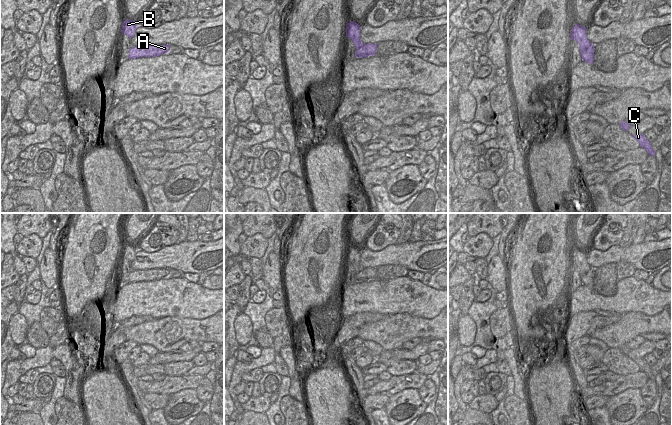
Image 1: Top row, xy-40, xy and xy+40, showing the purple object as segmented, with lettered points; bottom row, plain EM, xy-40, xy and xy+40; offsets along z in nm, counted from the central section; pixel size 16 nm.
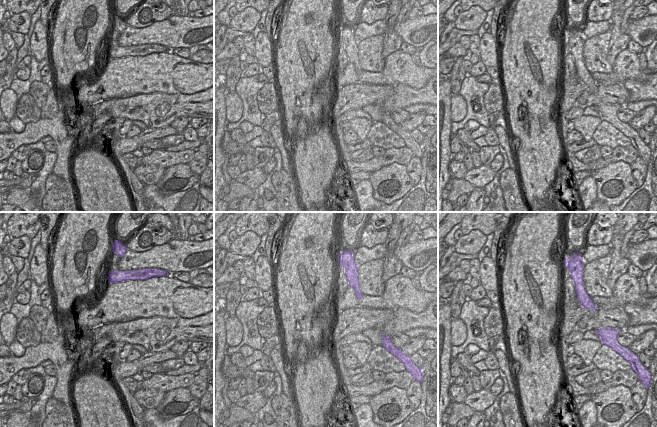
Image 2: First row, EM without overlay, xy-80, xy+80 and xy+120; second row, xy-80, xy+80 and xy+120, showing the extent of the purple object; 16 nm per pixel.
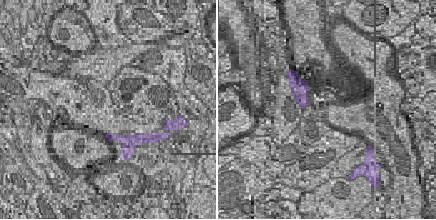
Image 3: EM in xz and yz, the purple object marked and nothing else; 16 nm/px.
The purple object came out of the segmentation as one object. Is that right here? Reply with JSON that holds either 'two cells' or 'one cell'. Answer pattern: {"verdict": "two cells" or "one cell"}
{"verdict": "two cells"}

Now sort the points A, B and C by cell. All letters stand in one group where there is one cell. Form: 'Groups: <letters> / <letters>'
Groups: A / B C

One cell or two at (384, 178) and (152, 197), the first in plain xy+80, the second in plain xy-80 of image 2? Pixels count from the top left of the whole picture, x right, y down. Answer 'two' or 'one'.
two

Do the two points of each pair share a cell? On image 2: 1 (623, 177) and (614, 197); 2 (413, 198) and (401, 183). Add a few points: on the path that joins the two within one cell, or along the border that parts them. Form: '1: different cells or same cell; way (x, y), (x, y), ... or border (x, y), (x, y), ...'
1: same cell; way (622, 182), (614, 192)
2: different cells; border (413, 186), (394, 201)

